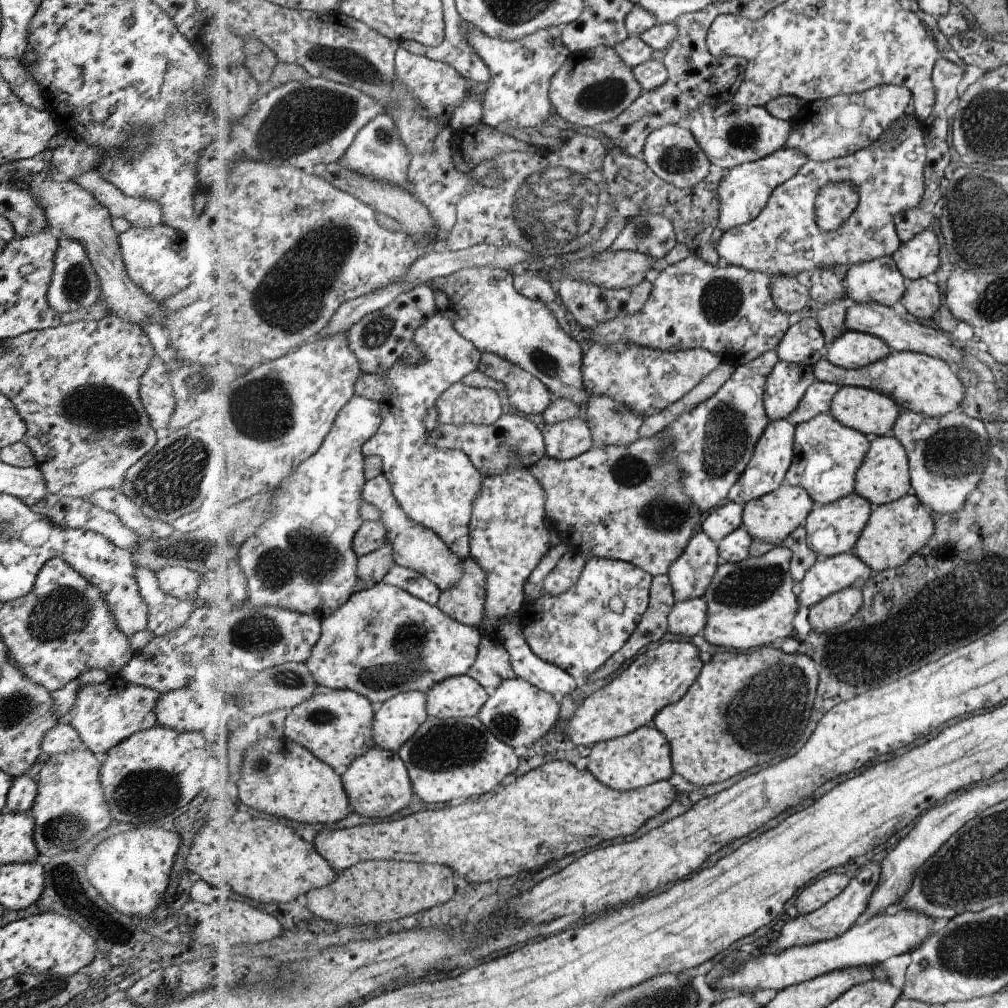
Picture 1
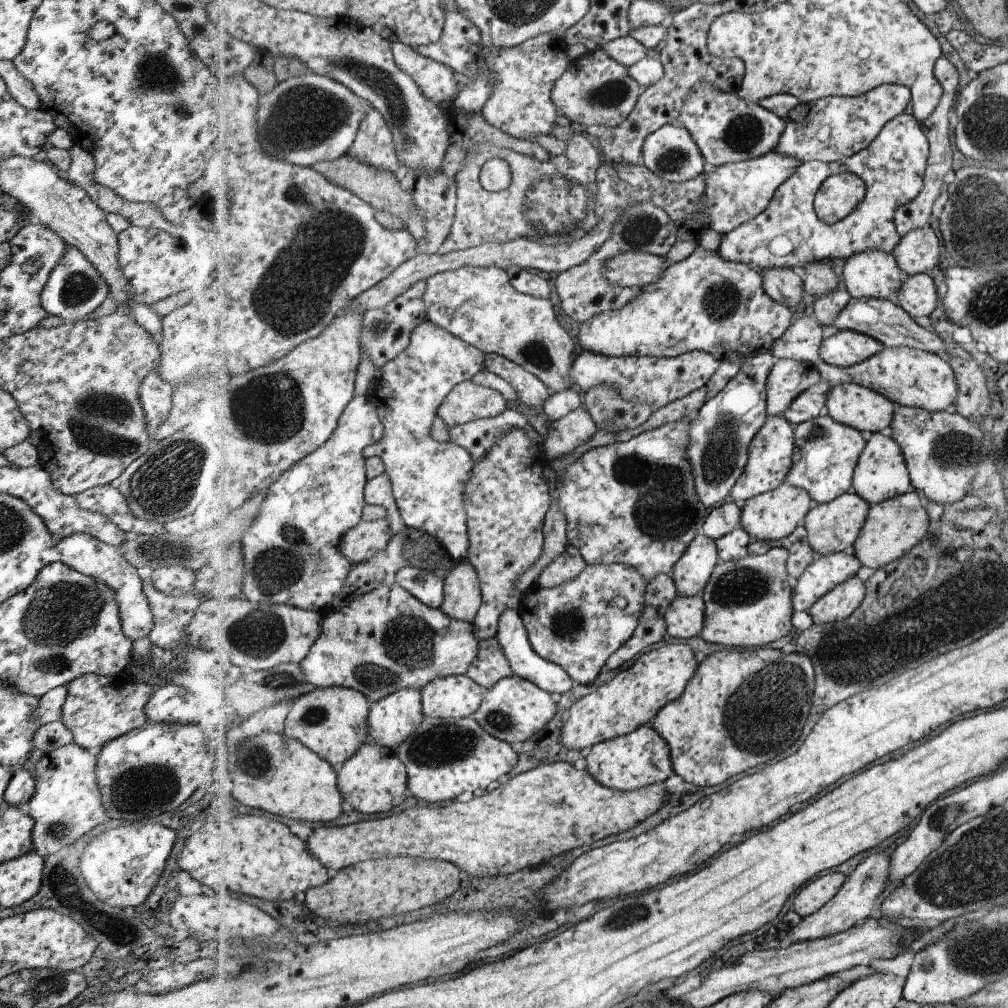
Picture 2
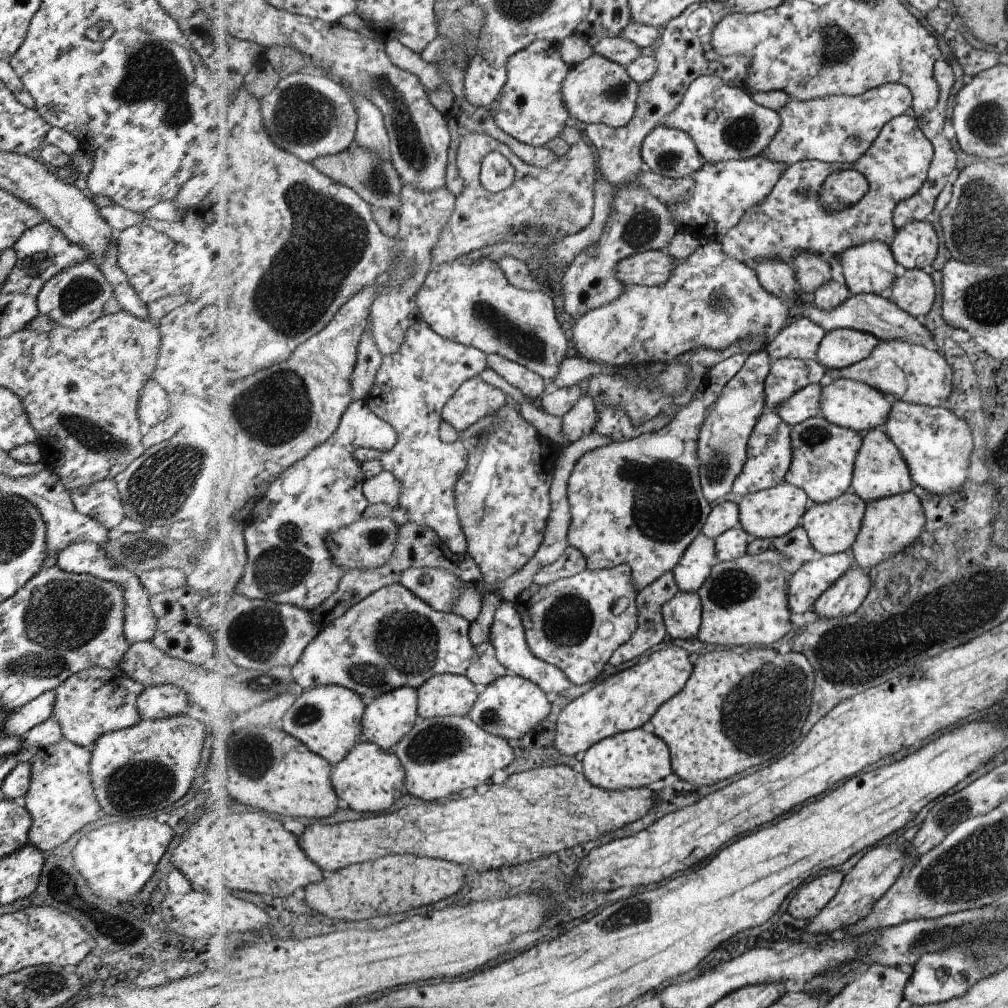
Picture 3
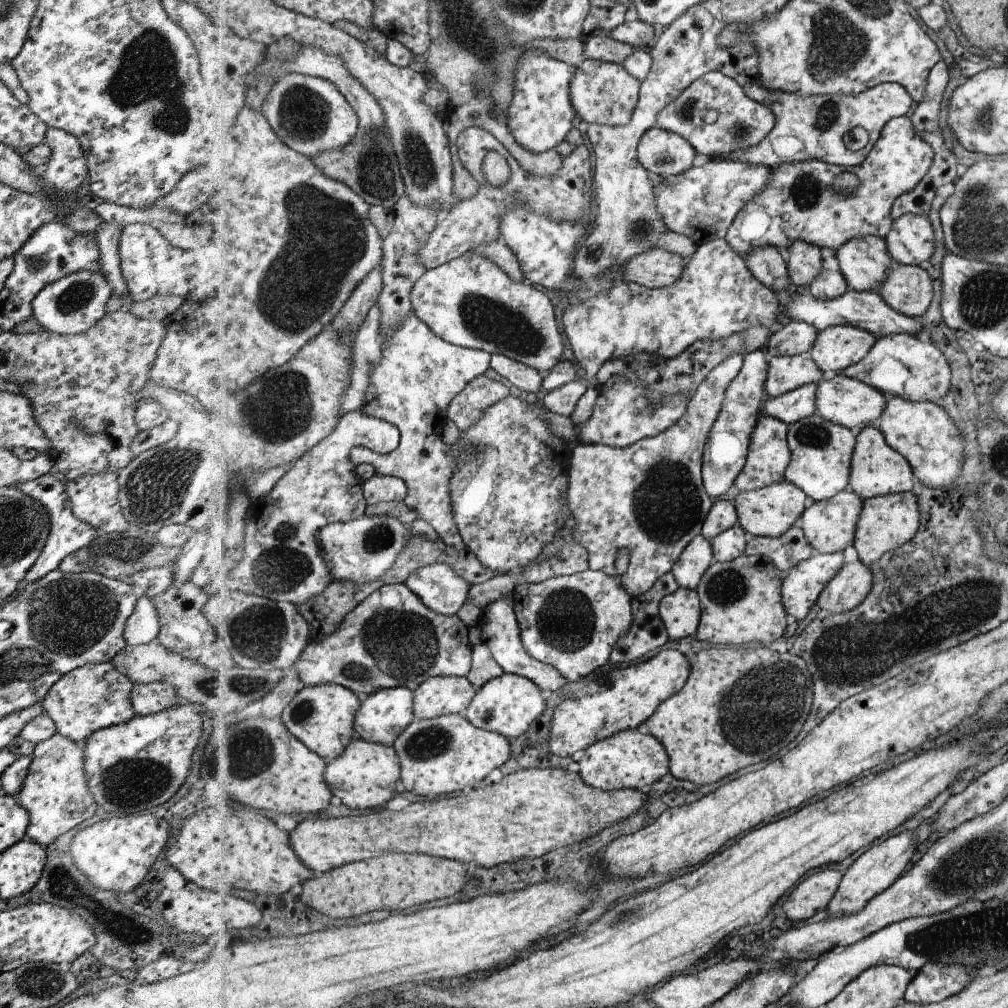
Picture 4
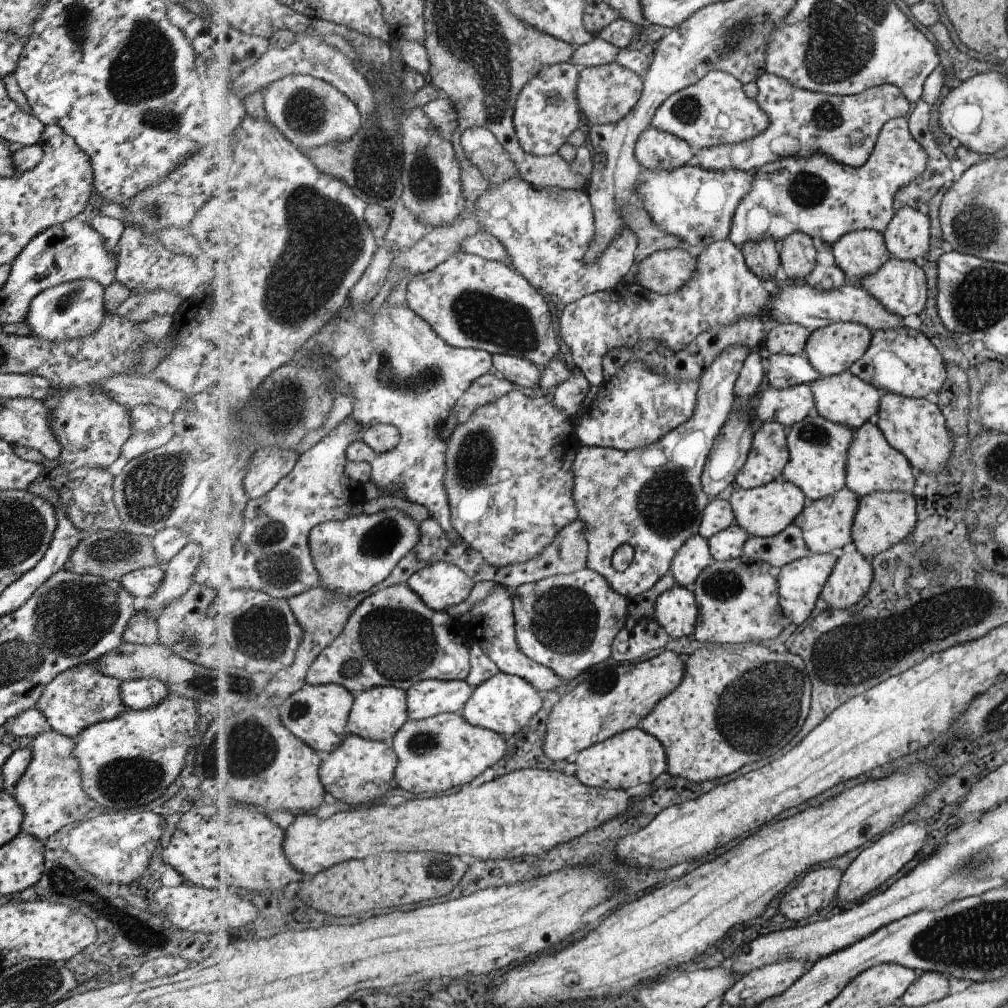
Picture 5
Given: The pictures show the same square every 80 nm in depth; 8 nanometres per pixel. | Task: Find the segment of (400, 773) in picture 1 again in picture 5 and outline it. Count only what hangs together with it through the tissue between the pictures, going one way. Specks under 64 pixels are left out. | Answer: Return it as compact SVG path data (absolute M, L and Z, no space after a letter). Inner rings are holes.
M349 734L342 745L329 753L328 758L321 763L320 779L326 792L337 800L349 804L367 804L375 798L385 796L396 786L396 770L399 763L393 744L389 746L383 741Z

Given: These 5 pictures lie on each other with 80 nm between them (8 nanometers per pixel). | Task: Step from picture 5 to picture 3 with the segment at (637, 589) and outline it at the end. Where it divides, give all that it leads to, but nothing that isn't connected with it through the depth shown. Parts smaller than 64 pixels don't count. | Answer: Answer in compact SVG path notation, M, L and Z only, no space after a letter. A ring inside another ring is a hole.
M745 354L733 355L714 366L702 379L697 398L682 407L661 430L597 448L577 462L568 483L572 515L569 541L588 558L588 569L605 570L627 564L633 572L635 590L641 592L680 564L687 548L703 533L705 522L712 512L700 478L700 431L721 392L741 372L747 359Z

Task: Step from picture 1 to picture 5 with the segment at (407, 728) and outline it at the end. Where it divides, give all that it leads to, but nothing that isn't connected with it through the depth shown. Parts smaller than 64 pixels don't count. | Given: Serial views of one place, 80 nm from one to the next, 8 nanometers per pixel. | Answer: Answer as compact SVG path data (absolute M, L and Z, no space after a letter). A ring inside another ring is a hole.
M375 687L356 694L353 710L350 714L348 732L368 740L391 740L409 720L408 692L402 688Z

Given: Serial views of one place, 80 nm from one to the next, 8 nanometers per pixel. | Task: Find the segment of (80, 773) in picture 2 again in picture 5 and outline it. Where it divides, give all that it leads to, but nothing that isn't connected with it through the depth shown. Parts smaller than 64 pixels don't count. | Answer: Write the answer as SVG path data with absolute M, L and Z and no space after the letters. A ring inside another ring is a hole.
M49 729L32 739L28 747L32 754L29 764L9 793L23 811L24 819L20 830L25 835L45 841L59 828L85 820L85 802L89 798L81 786L78 762L72 753L74 744L71 737Z

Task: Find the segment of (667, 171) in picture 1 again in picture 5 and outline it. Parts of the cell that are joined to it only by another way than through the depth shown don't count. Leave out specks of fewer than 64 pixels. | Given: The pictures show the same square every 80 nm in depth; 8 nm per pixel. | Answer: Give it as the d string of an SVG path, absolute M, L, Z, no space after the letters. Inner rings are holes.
M651 126L640 136L636 155L649 172L654 172L657 169L670 171L681 168L691 162L697 152L681 137Z

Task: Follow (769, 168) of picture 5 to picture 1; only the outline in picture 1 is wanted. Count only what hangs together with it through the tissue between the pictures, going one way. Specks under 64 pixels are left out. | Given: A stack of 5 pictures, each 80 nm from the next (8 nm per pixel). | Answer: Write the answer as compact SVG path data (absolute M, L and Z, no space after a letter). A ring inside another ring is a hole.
M914 116L907 119L901 117L897 124L889 128L878 141L867 148L830 161L809 161L791 180L784 182L773 191L768 206L751 222L724 231L716 245L723 266L735 265L749 269L797 278L806 278L817 268L832 268L835 264L853 265L873 259L894 256L901 246L899 233L895 225L895 217L900 212L917 208L923 200L927 185L925 167L928 164L927 140L923 134L922 124ZM835 183L854 183L861 194L860 206L850 219L839 230L829 232L821 230L816 221L816 198L828 185Z

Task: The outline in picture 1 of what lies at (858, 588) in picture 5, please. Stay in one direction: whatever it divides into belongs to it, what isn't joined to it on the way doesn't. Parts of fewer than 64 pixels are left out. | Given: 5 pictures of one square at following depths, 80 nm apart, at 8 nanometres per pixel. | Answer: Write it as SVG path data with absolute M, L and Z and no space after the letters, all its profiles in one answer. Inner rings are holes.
M849 587L822 600L810 609L810 623L815 632L829 632L847 624L864 603L863 589Z

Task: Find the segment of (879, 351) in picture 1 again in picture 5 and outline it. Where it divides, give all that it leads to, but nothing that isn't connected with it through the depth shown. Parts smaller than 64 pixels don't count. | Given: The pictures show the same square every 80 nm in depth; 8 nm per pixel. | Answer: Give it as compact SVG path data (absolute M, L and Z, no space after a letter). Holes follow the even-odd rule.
M838 322L819 327L813 332L806 346L805 355L823 377L836 375L850 368L869 350L873 330L861 323Z

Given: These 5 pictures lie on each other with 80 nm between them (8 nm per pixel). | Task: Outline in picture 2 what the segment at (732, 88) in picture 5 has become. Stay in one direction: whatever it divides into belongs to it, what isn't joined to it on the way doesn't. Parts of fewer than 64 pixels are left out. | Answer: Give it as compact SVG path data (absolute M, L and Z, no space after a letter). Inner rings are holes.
M701 80L691 92L679 119L690 130L706 162L715 167L768 155L776 150L788 126L786 119L761 103L748 103L737 92L726 93L716 85Z

